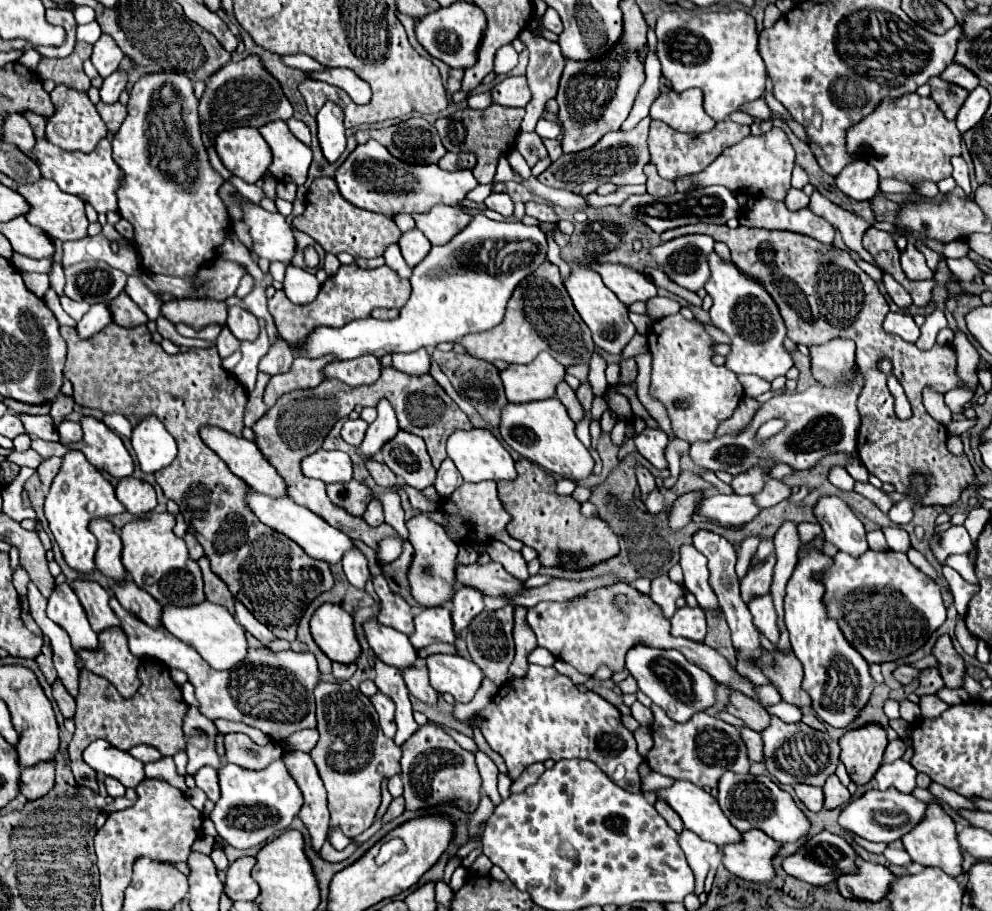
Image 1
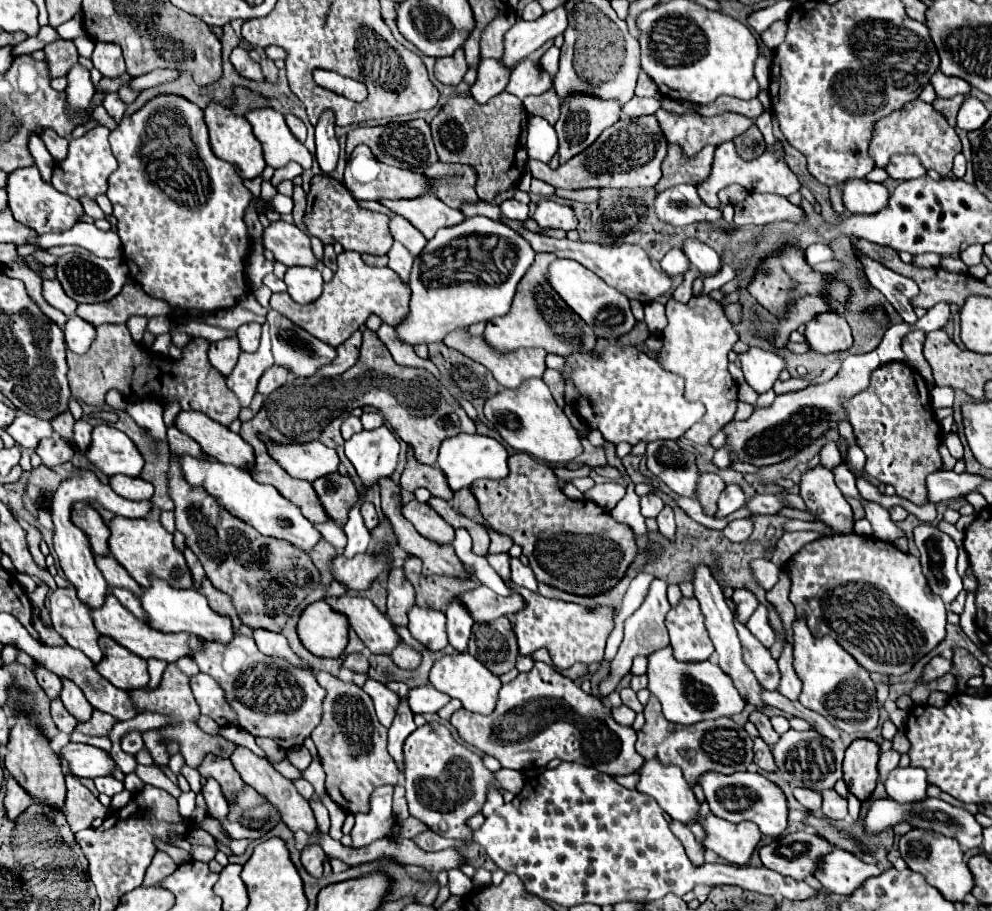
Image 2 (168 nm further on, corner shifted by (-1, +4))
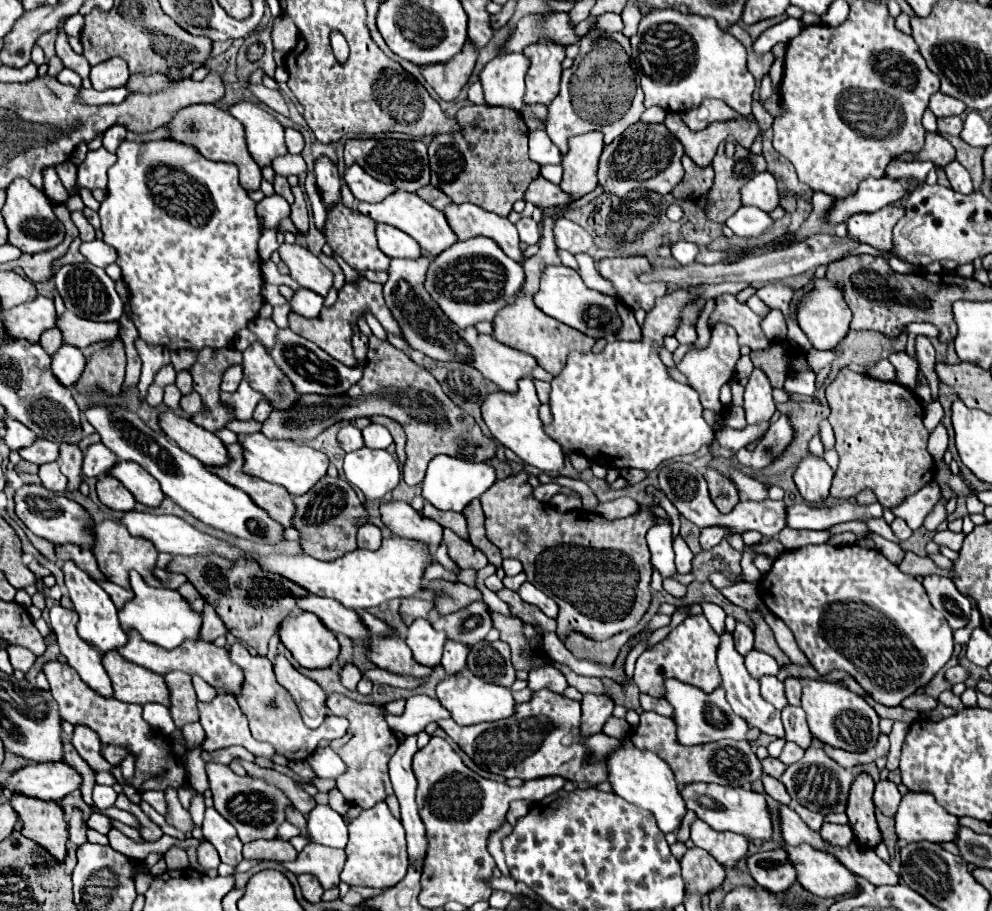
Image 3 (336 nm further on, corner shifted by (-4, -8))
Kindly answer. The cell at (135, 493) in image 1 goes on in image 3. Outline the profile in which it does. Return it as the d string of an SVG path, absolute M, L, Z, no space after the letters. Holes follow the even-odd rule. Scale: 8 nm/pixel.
M102 476L98 480L98 486L96 486L96 492L98 492L98 498L104 506L112 508L112 510L122 510L122 512L128 512L128 510L134 510L136 506L136 498L132 496L130 490L126 490L116 478L112 476Z

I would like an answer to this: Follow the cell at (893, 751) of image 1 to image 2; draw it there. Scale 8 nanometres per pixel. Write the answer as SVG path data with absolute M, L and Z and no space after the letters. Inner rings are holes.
M895 750L883 752L883 754L879 756L879 764L877 764L879 780L883 782L885 776L889 776L889 772L891 772L893 768L897 768L897 764L899 764L899 752L895 752Z

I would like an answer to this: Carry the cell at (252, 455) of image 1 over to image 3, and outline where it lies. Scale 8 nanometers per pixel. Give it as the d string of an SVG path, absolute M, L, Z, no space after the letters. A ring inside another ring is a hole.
M166 412L160 416L160 426L172 442L176 442L184 452L198 458L200 462L208 466L228 464L230 452L226 450L224 442L216 434L194 424L190 418Z

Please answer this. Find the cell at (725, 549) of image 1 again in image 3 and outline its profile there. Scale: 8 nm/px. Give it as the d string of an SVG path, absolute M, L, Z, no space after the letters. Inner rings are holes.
M762 676L758 682L762 688L762 698L770 702L774 708L782 710L788 704L786 694L784 694L784 684L776 676Z

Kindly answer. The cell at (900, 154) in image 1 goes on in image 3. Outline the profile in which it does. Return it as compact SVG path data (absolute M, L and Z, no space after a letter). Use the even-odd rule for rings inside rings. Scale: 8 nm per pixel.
M926 132L924 148L920 152L902 152L894 156L894 160L930 160L936 168L946 168L950 162L956 160L956 150L954 146L942 138L938 132Z

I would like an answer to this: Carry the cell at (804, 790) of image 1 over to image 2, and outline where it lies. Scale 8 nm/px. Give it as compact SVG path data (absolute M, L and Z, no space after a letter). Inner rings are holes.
M795 788L793 796L799 800L799 804L811 812L819 812L821 808L821 794L809 788Z

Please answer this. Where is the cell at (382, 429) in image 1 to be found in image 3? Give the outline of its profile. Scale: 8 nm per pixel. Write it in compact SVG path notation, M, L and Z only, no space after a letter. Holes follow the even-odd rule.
M366 446L346 454L344 474L350 484L362 490L366 502L382 500L402 478L400 466L388 450L370 450Z

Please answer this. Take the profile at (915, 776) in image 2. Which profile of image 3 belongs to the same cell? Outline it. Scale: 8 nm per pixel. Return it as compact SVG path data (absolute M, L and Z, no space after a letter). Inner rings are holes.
M908 792L896 810L896 834L906 842L950 842L956 838L958 818L948 814L928 792Z

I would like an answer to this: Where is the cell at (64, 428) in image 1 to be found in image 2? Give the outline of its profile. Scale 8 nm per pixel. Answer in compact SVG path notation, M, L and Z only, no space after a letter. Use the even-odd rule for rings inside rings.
M79 420L75 422L75 444L79 448L79 452L83 454L89 444L91 444L91 432L93 432L93 426L87 422L87 420Z

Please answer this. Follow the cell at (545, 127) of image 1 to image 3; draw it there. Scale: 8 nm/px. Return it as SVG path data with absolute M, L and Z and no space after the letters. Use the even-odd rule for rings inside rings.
M544 128L530 132L530 158L534 162L538 162L540 166L562 162L560 150L556 148L556 144L552 144L552 140L548 138Z

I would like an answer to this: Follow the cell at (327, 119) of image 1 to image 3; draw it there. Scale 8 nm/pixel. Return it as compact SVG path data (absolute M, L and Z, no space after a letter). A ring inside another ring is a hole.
M318 156L314 164L314 174L316 174L318 188L322 190L322 202L326 204L326 208L330 208L340 200L342 178L338 174L338 168L336 164L332 164L328 156Z

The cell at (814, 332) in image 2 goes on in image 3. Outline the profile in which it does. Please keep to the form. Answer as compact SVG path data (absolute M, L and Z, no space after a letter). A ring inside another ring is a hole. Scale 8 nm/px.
M826 278L816 280L814 288L800 298L798 324L816 350L834 350L846 338L846 334L850 330L850 318L852 318L852 312L844 302L838 284L834 284Z

